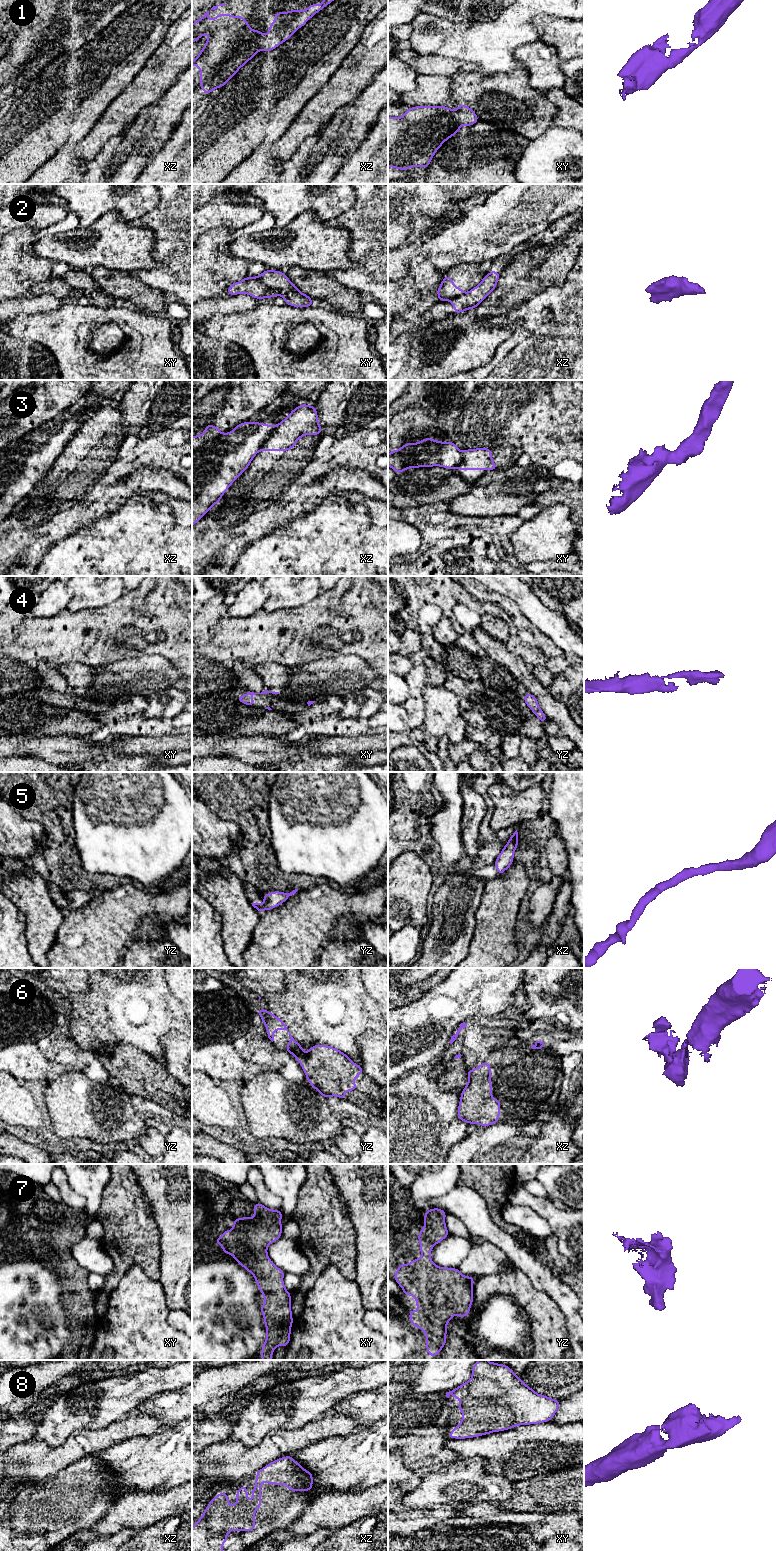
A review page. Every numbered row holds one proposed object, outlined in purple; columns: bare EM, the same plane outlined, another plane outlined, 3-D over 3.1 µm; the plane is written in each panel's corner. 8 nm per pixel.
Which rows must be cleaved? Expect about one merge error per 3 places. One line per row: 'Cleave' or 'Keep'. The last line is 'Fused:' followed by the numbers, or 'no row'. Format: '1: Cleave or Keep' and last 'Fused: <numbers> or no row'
1: Keep
2: Cleave
3: Cleave
4: Keep
5: Keep
6: Cleave
7: Keep
8: Keep
Fused: 2, 3, 6

